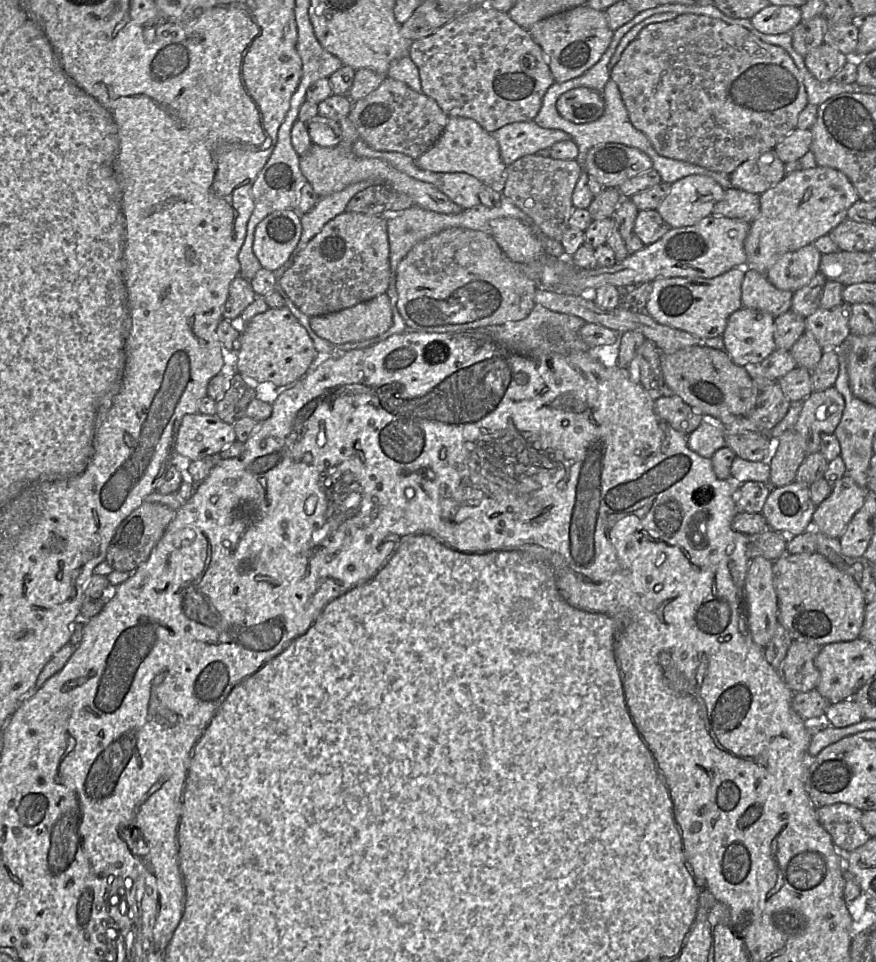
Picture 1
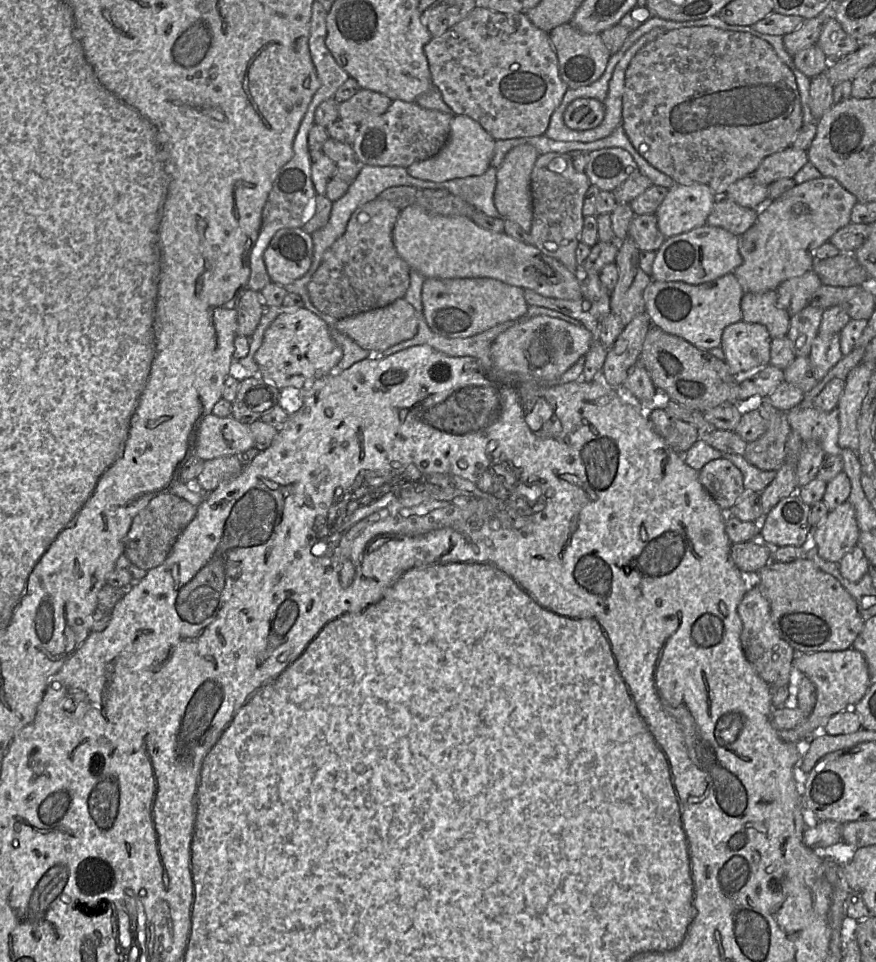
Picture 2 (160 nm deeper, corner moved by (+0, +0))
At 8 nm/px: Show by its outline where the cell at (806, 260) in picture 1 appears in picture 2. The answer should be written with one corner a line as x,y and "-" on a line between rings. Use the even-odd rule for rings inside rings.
814,270
782,282
776,289
779,305
792,316
809,304
811,296
821,284

